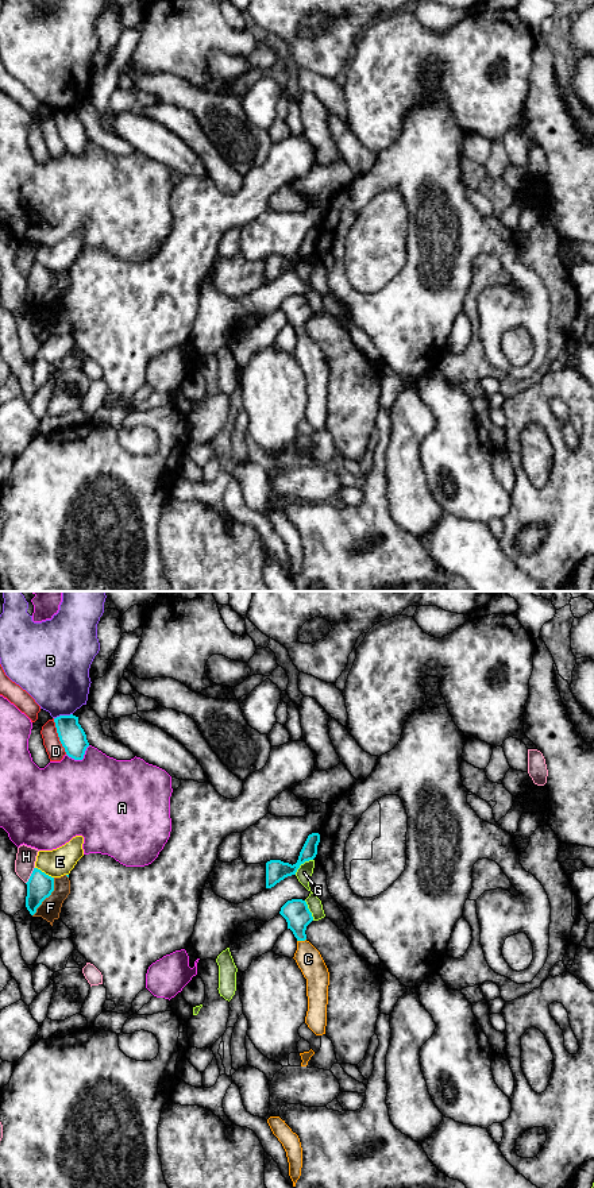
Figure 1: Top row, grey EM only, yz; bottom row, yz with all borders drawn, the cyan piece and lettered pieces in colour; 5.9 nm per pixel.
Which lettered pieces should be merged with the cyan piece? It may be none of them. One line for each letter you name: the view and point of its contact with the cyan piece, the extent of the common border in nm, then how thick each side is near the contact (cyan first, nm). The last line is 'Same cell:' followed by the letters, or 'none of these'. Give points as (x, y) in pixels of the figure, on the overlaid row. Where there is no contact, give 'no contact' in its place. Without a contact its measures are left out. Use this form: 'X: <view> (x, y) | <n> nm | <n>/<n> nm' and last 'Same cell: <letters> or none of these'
C: yz (301, 940) | 60 nm | 150/150 nm
Same cell: C

